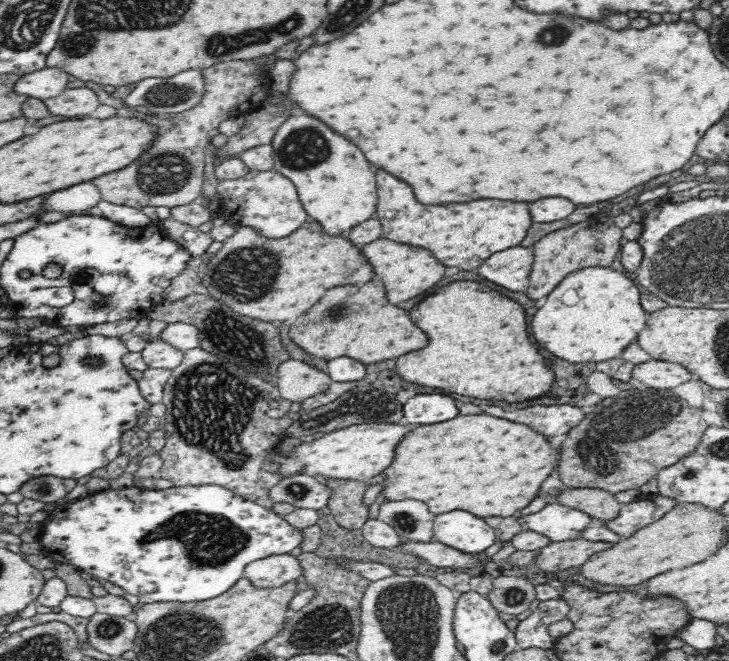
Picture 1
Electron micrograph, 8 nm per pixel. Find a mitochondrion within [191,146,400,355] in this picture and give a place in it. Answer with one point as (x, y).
(244, 275)

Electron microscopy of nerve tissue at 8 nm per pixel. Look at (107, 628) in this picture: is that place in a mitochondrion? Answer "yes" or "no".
yes

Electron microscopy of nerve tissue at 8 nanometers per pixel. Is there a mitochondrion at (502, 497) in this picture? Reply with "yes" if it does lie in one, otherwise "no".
no

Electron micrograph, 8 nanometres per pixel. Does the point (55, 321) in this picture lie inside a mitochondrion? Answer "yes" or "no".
no

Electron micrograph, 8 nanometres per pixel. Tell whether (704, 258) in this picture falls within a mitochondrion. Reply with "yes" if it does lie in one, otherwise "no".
yes

